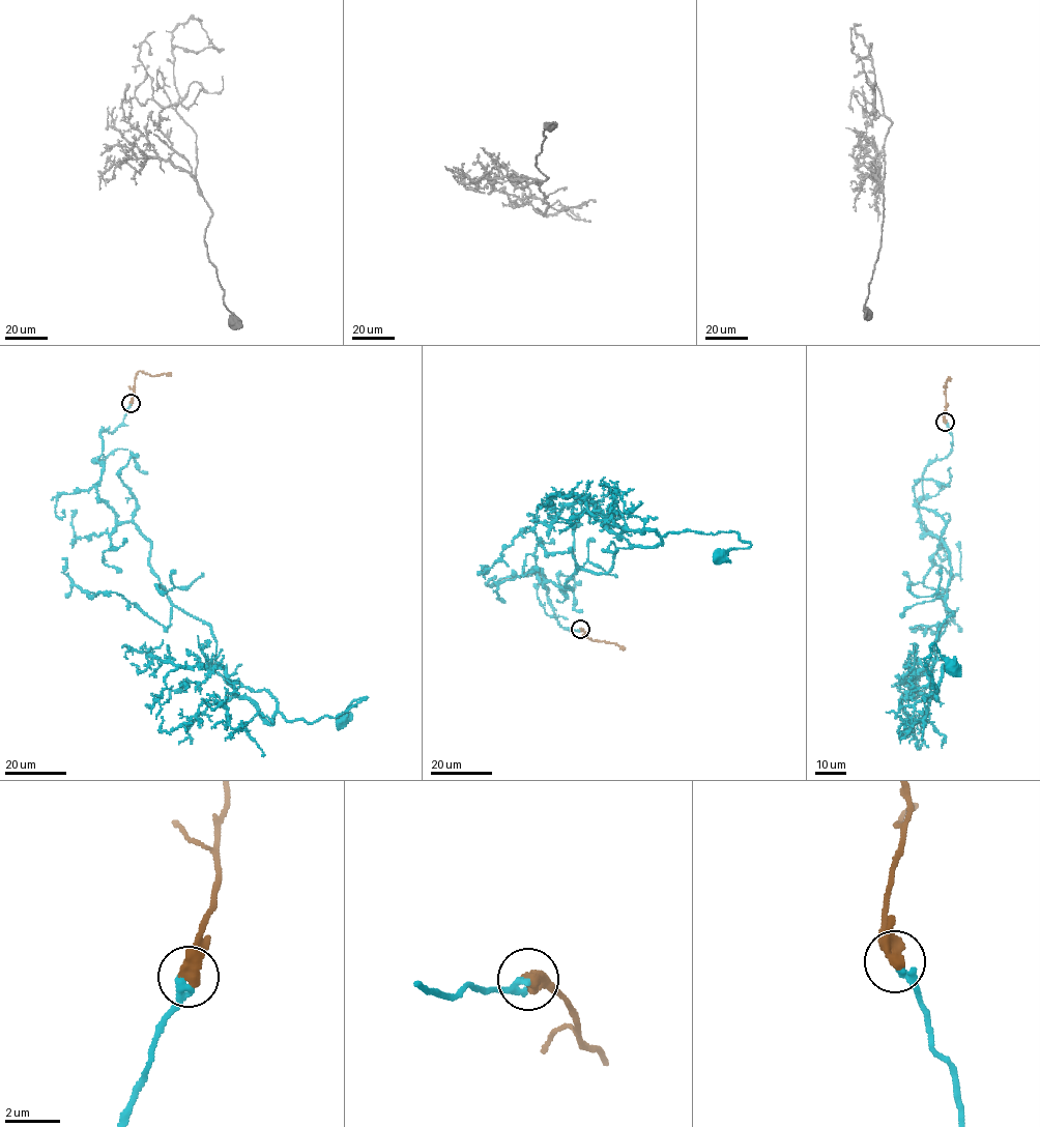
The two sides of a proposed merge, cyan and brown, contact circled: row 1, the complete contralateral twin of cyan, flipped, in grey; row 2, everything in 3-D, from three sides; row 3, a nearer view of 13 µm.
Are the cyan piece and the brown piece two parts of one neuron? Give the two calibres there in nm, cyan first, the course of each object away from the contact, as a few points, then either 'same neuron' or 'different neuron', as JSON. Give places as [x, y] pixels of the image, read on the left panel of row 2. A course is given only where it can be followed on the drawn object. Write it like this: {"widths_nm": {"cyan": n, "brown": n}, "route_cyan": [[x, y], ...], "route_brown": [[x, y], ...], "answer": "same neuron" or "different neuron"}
{"widths_nm": {"cyan": 260, "brown": 500}, "route_cyan": [[131, 404], [99, 433], [97, 495], [210, 626], [209, 665], [288, 721], [366, 698], [342, 720]], "route_brown": [[131, 403], [139, 371], [152, 376], [171, 374]], "answer": "same neuron"}

